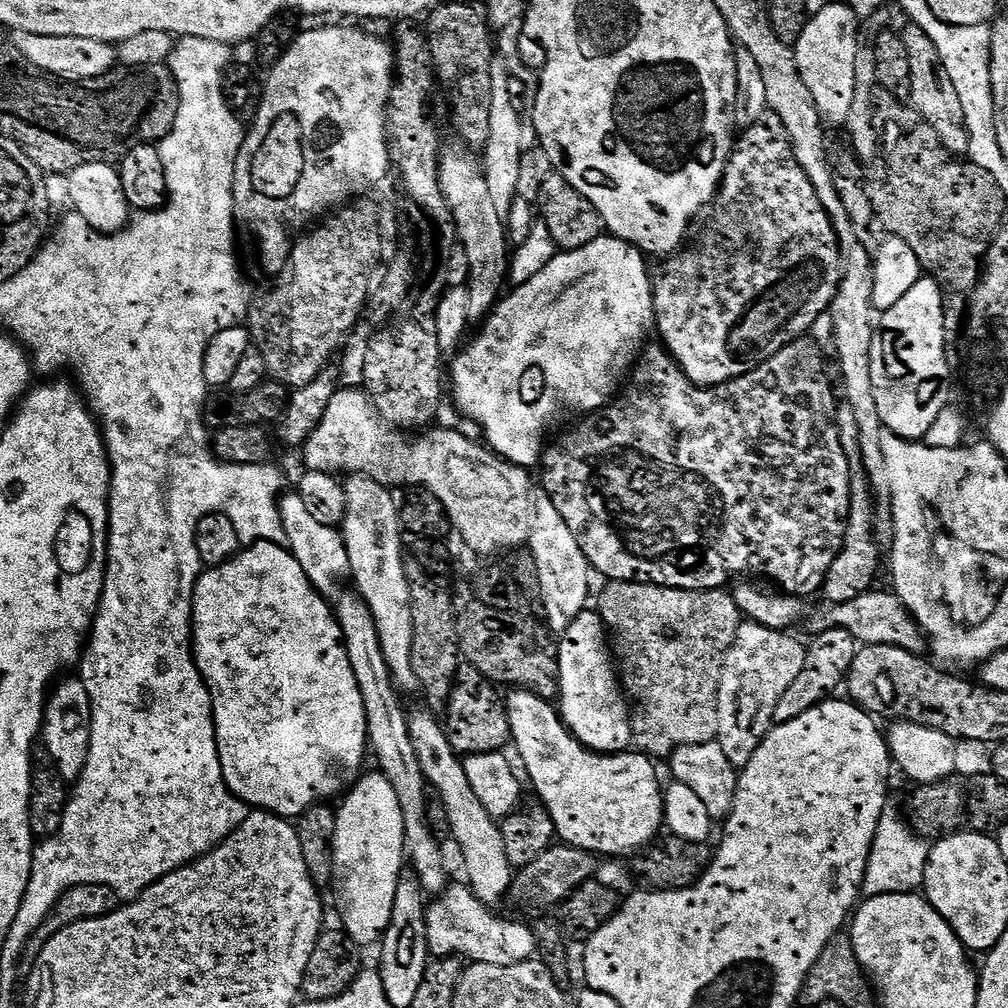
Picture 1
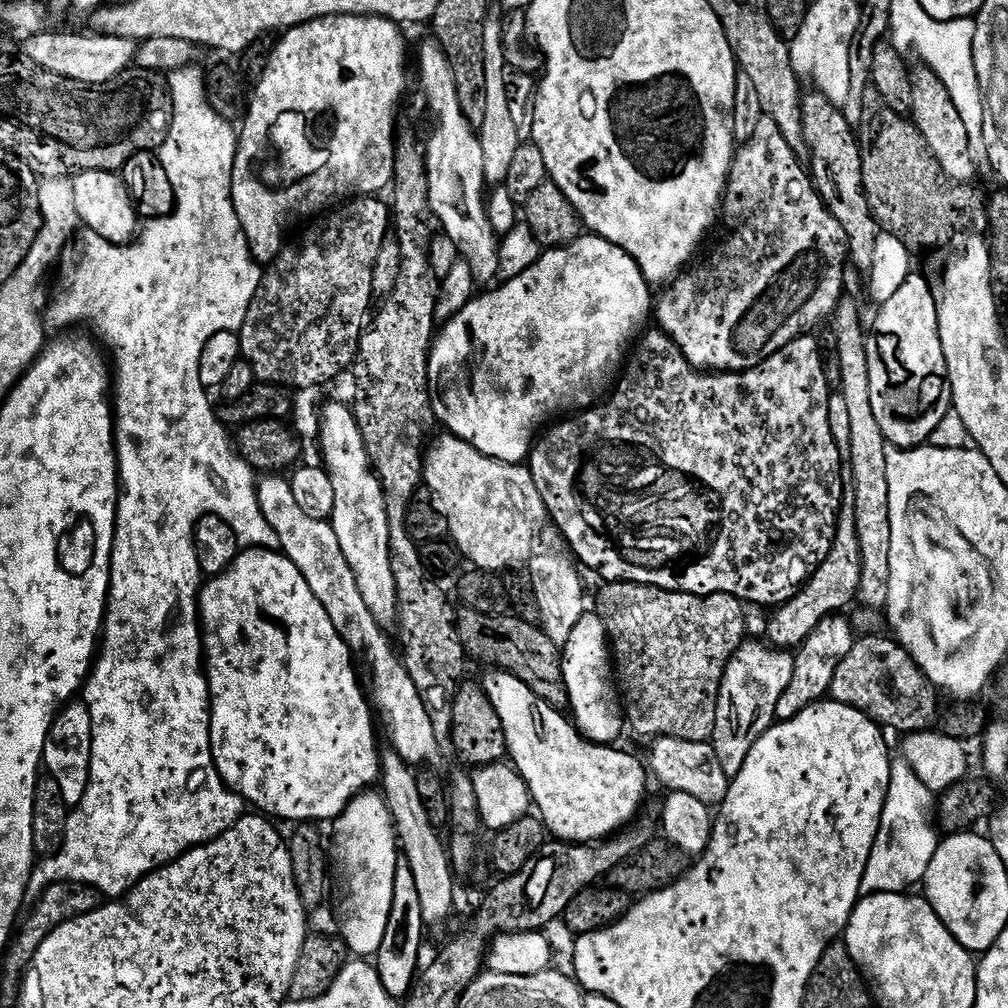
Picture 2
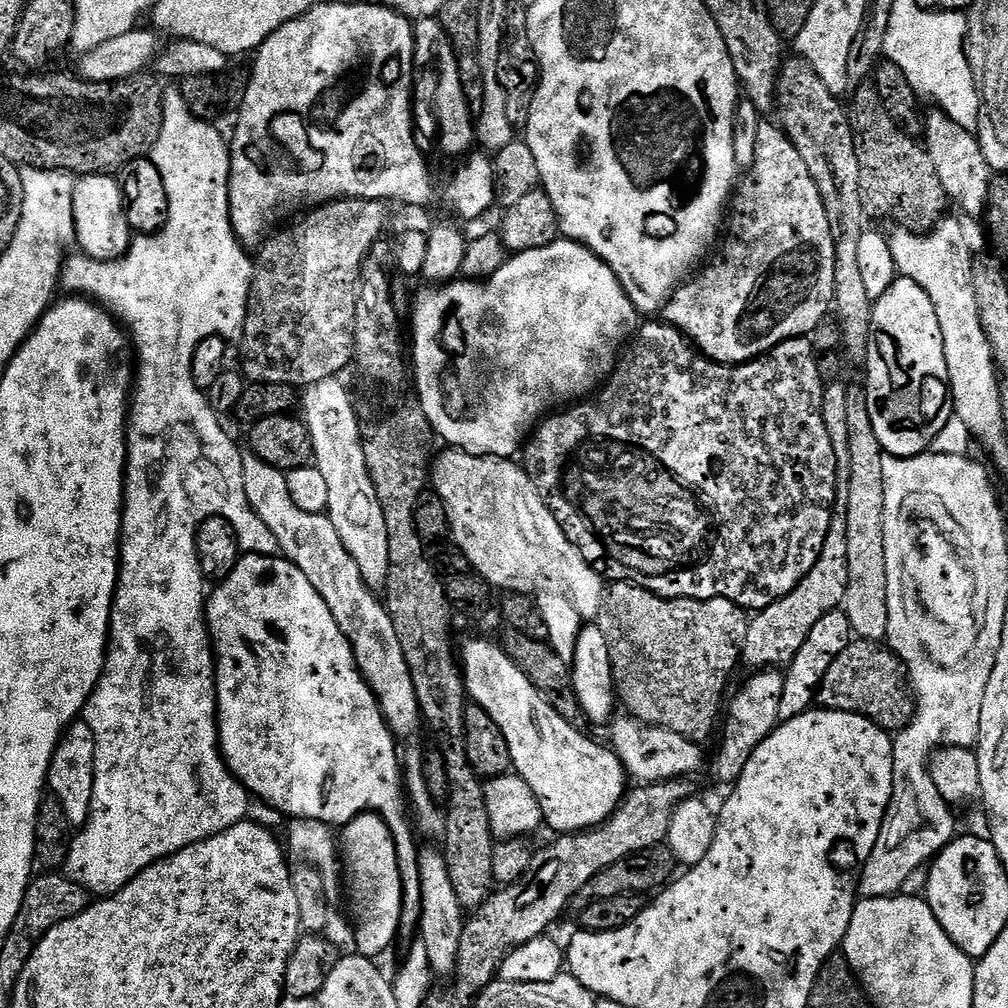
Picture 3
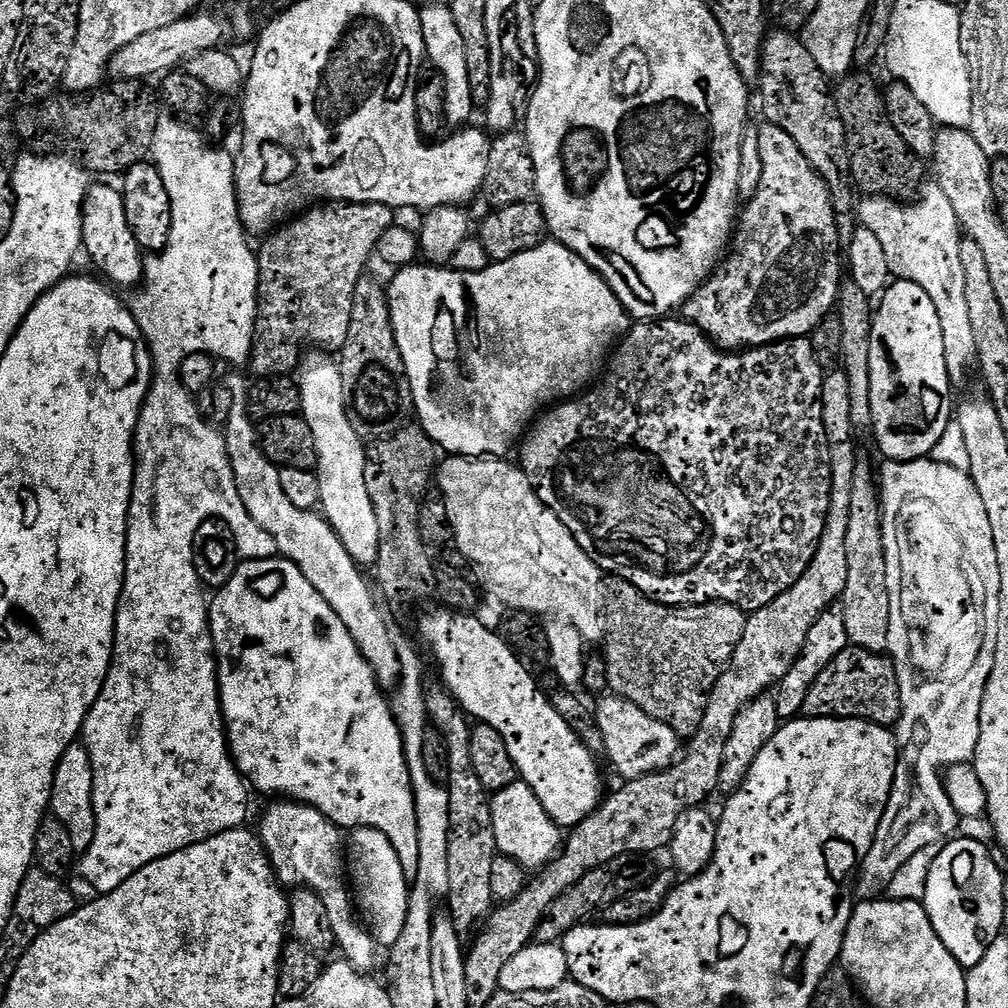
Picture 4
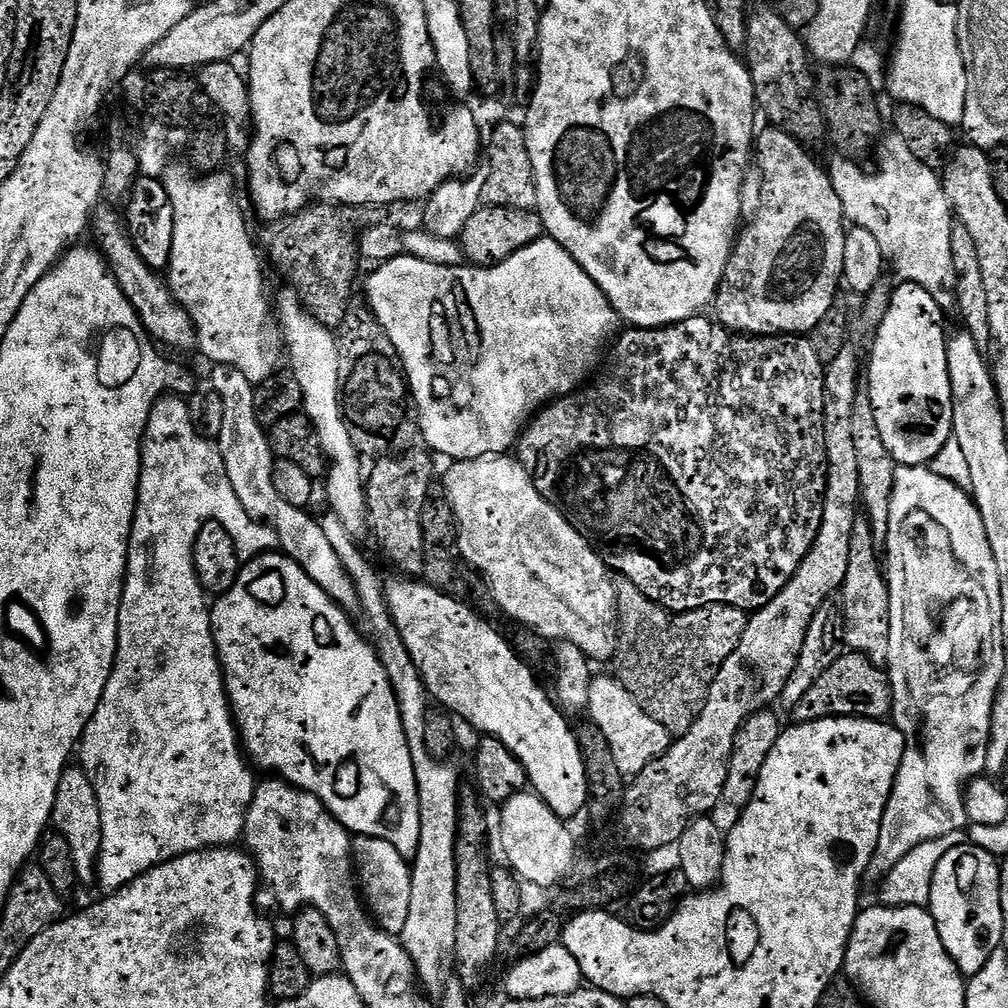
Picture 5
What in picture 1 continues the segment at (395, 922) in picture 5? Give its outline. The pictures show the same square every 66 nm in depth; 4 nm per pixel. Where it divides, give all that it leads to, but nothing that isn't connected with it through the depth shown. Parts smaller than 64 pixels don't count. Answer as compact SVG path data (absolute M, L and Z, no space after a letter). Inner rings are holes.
M376 770L369 776L361 775L347 789L343 800L344 805L339 805L336 814L336 837L332 840L336 904L348 937L358 946L375 945L388 928L394 894L406 868L401 807L390 782Z

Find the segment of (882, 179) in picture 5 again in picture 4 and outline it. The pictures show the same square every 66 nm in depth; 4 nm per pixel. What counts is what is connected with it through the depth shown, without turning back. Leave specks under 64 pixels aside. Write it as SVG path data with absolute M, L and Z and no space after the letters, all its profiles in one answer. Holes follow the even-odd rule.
M928 182L920 196L917 204L899 204L884 194L869 195L861 204L859 201L858 220L881 242L889 273L897 280L909 280L922 286L922 290L930 294L930 302L934 302L934 310L938 310L938 322L942 322L948 376L953 385L960 386L968 364L964 340L966 344L974 338L966 306L966 274L962 271L962 229L954 206L950 206L950 198L942 194L935 182Z

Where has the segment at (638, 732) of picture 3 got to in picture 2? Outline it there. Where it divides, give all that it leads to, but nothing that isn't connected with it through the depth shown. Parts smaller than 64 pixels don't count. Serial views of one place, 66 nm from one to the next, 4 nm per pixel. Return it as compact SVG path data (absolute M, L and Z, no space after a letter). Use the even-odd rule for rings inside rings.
M662 736L651 741L652 749L646 755L646 764L651 775L660 784L665 784L668 792L681 792L690 794L693 798L698 798L698 802L709 806L718 806L726 798L730 777L726 770L722 770L722 762L718 762L718 754L710 742L686 742L682 738L670 738Z

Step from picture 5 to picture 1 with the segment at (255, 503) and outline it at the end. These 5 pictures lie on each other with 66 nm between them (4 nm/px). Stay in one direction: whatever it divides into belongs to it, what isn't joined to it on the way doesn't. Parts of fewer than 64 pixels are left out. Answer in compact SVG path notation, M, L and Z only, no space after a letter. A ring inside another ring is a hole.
M298 494L281 495L278 503L280 505L280 517L284 527L284 539L286 547L292 553L292 557L302 566L306 578L316 587L317 592L325 598L337 595L336 580L349 575L348 555L344 545L343 535L336 528L322 526L313 516L306 511L302 498ZM431 711L411 713L408 730L414 744L416 757L422 766L422 774L429 785L442 798L448 811L450 836L456 839L458 847L464 851L464 868L468 871L467 883L474 895L484 904L496 906L503 896L509 895L514 879L514 869L508 863L506 850L502 842L499 823L478 802L470 781L466 779L464 761L450 746L441 721Z

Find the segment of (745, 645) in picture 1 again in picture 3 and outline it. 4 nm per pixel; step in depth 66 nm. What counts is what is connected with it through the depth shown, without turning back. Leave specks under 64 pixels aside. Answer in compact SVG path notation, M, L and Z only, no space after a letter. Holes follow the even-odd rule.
M756 670L751 675L752 677L737 690L736 697L727 701L726 715L722 720L724 737L720 740L720 753L716 756L716 776L725 786L731 786L739 780L756 747L778 727L780 720L778 702L782 698L784 672Z

